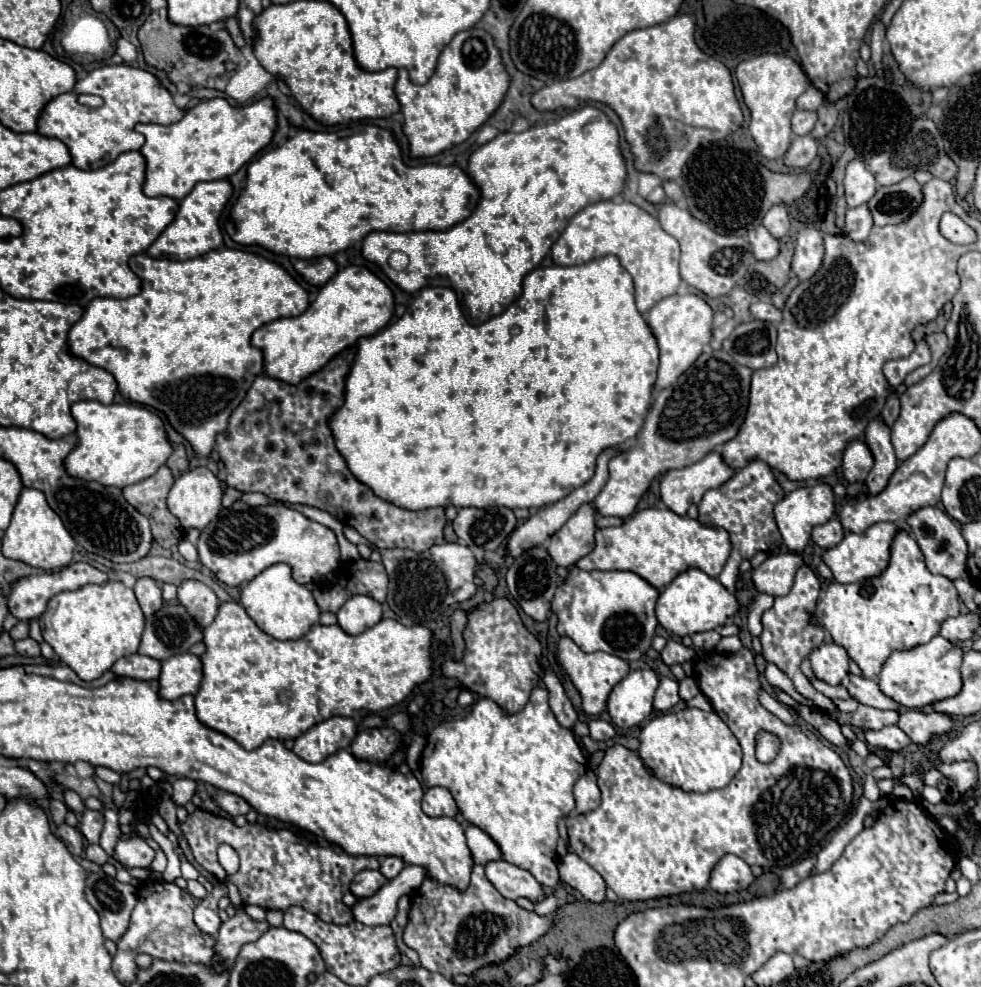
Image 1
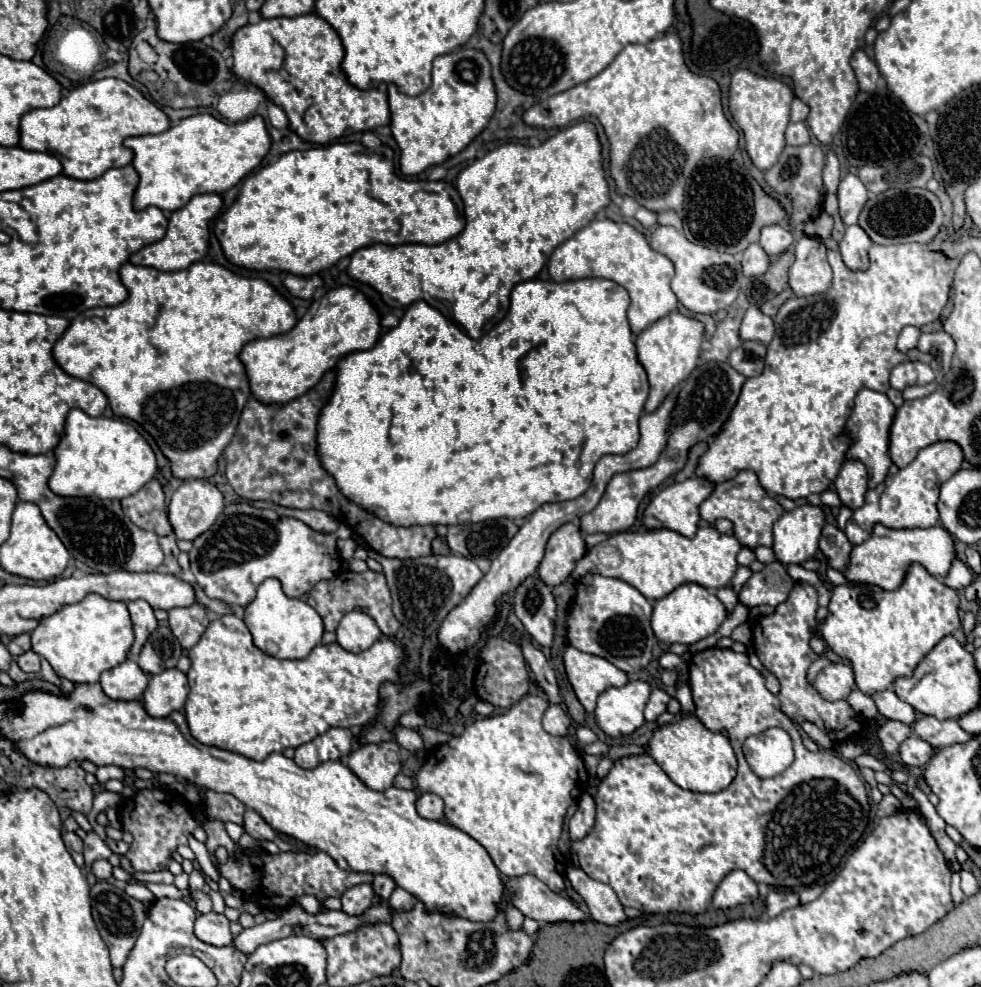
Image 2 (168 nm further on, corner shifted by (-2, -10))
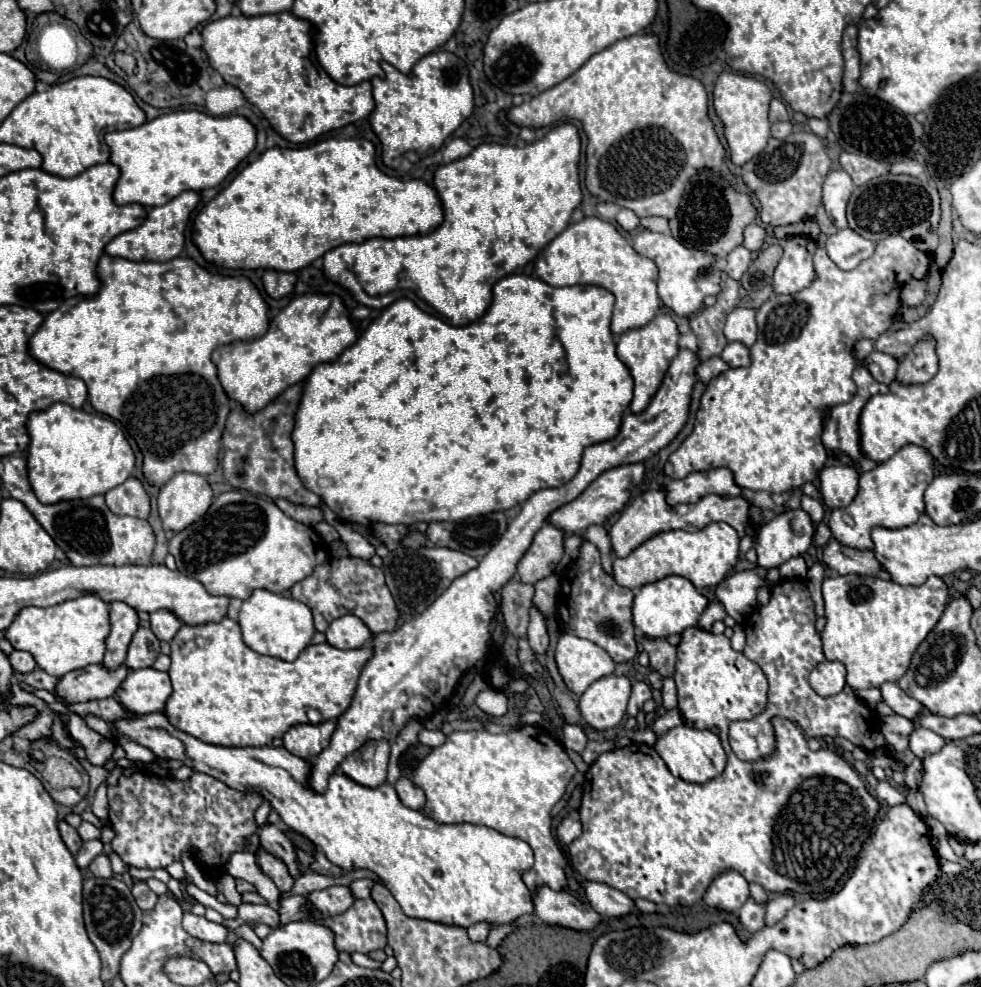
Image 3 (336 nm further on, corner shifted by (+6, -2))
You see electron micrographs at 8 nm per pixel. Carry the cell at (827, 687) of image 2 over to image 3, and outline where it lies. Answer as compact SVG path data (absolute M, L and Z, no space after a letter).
M824 660L820 662L812 674L810 674L810 686L818 696L834 696L838 694L846 684L846 668L840 662Z

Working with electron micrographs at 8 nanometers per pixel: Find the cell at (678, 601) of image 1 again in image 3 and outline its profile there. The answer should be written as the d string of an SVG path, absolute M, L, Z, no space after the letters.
M666 576L652 584L644 584L632 602L632 620L648 638L666 638L668 634L682 634L686 628L696 626L702 612L708 606L708 598L698 594L690 580L682 576Z

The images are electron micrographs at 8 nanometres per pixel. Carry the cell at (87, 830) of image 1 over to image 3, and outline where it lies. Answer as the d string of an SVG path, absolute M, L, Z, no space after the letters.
M88 840L88 842L84 842L82 848L80 848L80 852L78 852L78 856L76 856L78 868L80 868L80 870L88 868L88 864L90 864L98 854L102 854L102 842L100 842L100 840Z

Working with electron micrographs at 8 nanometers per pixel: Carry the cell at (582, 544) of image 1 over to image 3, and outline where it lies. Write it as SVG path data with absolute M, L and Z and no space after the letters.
M542 524L542 528L536 532L530 548L524 552L524 556L518 562L516 574L520 582L536 584L538 580L550 576L560 562L564 548L564 532L554 528L552 524Z

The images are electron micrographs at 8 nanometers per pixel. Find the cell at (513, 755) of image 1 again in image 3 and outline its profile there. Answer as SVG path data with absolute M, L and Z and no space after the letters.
M522 726L512 734L486 734L484 730L472 732L452 732L448 740L434 748L414 770L414 784L420 786L426 794L426 804L422 812L440 824L482 824L498 830L506 836L518 836L530 844L534 850L534 866L524 874L524 882L532 894L538 892L540 886L550 886L552 890L566 888L566 858L552 836L552 806L566 792L568 782L576 774L576 766L564 752L564 748L542 728Z

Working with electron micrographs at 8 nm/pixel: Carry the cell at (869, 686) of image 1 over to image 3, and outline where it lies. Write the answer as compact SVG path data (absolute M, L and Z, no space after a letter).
M886 682L886 684L880 686L880 690L882 690L882 696L884 696L884 702L886 702L896 714L900 714L900 716L904 716L904 718L910 718L910 720L916 720L916 718L924 712L924 706L922 706L918 700L910 698L904 690L900 690L898 684Z

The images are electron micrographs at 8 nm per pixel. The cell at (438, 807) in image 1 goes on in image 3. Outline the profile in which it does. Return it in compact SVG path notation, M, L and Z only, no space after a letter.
M402 776L402 778L394 784L394 790L396 790L396 794L398 794L398 798L402 800L404 806L408 806L408 808L412 808L412 810L422 810L424 802L426 802L426 796L424 796L424 792L422 792L414 782L410 782L408 778Z

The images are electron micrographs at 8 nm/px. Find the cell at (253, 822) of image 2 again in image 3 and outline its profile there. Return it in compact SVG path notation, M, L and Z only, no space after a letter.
M264 824L264 828L258 828L258 836L260 836L260 840L262 840L260 846L262 846L266 852L270 852L272 856L280 858L280 860L286 864L290 876L296 880L302 872L300 872L300 864L298 864L298 858L296 858L296 848L294 848L294 844L286 838L286 834L284 834L282 830L278 830L276 826Z

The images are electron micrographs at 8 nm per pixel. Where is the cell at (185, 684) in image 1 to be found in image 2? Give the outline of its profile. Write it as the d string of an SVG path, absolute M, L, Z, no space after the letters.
M178 668L164 670L150 678L142 694L144 708L150 716L162 718L174 710L182 710L188 700L188 678Z

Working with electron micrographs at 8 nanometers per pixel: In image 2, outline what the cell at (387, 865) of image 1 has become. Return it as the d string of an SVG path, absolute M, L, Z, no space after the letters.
M376 874L372 886L374 886L374 892L376 892L382 900L388 900L390 894L394 892L394 888L396 888L396 882L394 882L388 874Z

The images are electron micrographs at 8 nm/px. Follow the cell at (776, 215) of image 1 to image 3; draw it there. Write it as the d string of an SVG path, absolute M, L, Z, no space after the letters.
M750 224L744 230L742 246L748 248L750 252L758 252L762 248L762 244L764 244L764 238L766 238L766 228L762 228L760 224Z

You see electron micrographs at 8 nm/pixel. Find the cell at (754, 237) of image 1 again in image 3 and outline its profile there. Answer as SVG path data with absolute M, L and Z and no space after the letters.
M738 246L738 248L734 248L734 250L726 256L726 270L724 270L724 272L726 272L730 278L740 280L742 274L748 270L750 262L752 262L752 254L750 254L744 246Z

